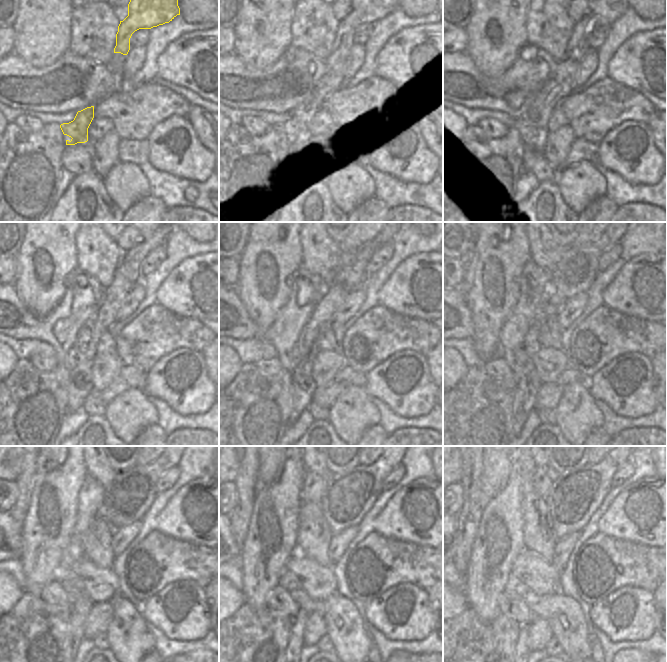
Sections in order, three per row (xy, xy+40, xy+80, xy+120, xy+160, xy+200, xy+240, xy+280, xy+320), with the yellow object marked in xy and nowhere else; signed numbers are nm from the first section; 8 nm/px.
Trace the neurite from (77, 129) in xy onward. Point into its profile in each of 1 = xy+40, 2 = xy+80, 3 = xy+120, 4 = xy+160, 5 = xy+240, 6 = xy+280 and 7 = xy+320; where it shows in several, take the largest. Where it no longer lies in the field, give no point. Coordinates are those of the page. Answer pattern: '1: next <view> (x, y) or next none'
1: next xy+40 (302, 129)
2: next xy+80 (532, 127)
3: next xy+120 (80, 357)
4: next xy+160 (305, 351)
5: next xy+240 (81, 608)
6: next xy+280 (296, 642)
7: next xy+320 (521, 649)

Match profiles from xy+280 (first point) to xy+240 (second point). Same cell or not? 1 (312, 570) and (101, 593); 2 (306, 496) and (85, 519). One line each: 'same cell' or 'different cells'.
1: same cell
2: same cell

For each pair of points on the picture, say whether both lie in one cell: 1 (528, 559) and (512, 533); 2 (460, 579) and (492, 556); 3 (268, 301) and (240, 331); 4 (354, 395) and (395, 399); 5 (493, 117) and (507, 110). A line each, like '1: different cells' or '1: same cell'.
1: different cells
2: different cells
3: different cells
4: different cells
5: different cells

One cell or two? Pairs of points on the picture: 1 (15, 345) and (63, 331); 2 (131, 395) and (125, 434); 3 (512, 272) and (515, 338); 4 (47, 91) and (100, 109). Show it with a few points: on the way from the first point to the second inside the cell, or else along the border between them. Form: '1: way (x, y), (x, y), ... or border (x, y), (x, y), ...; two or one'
1: border (13, 338), (36, 338), (42, 340), (55, 353); two
2: way (131, 405), (131, 410), (127, 414), (126, 424); one
3: border (518, 283), (518, 301), (501, 326); two
4: border (114, 92), (93, 105); two

